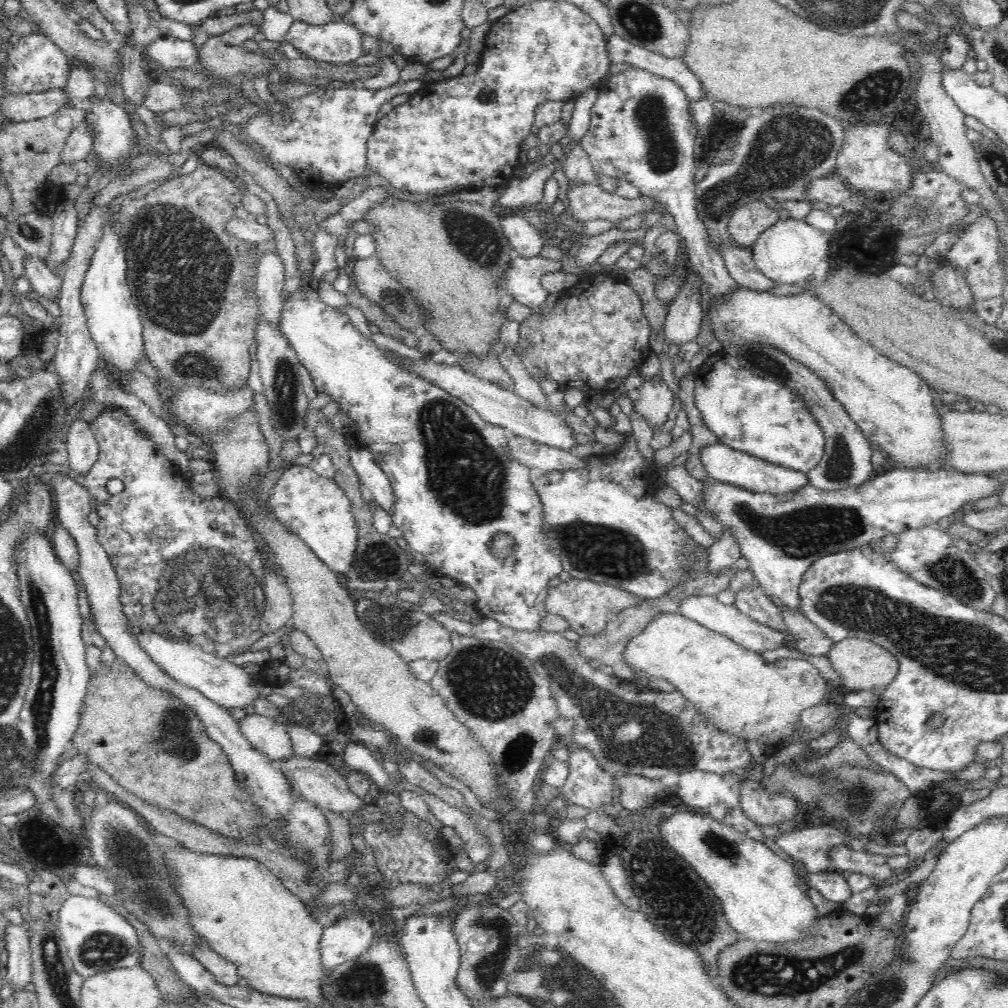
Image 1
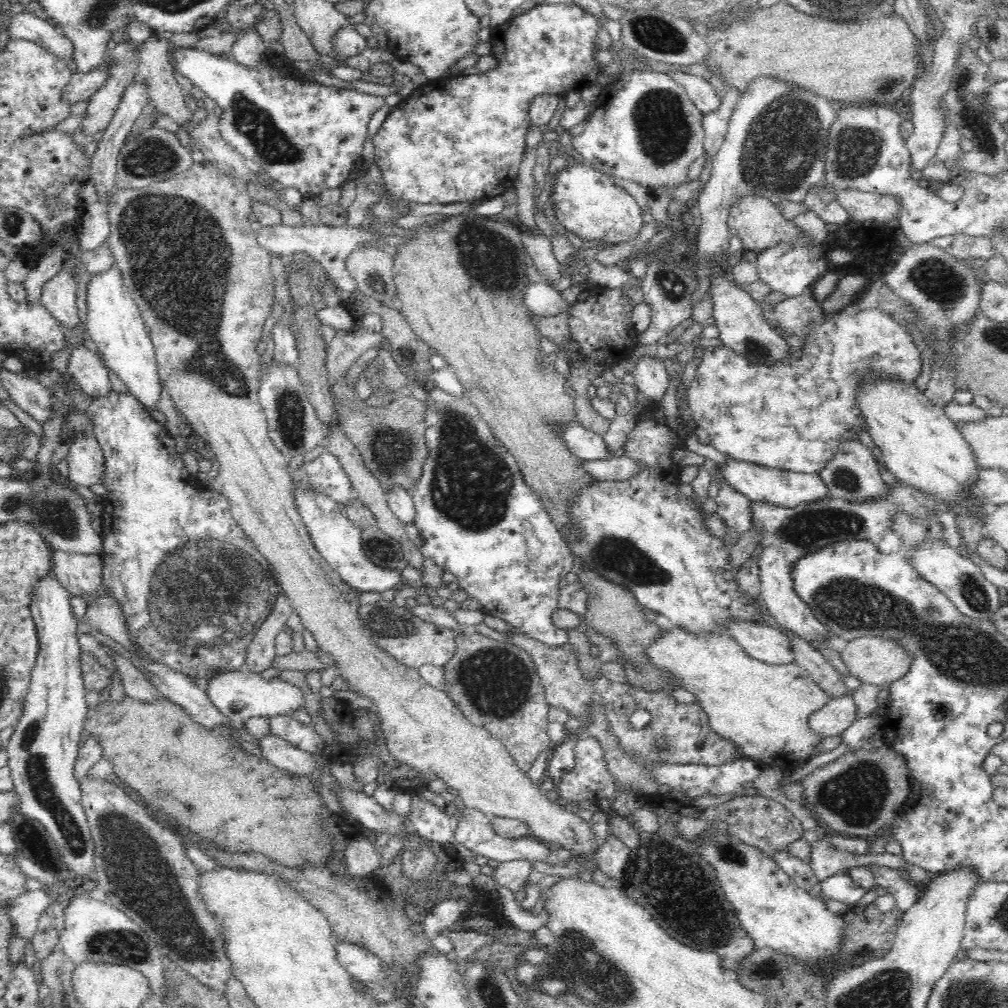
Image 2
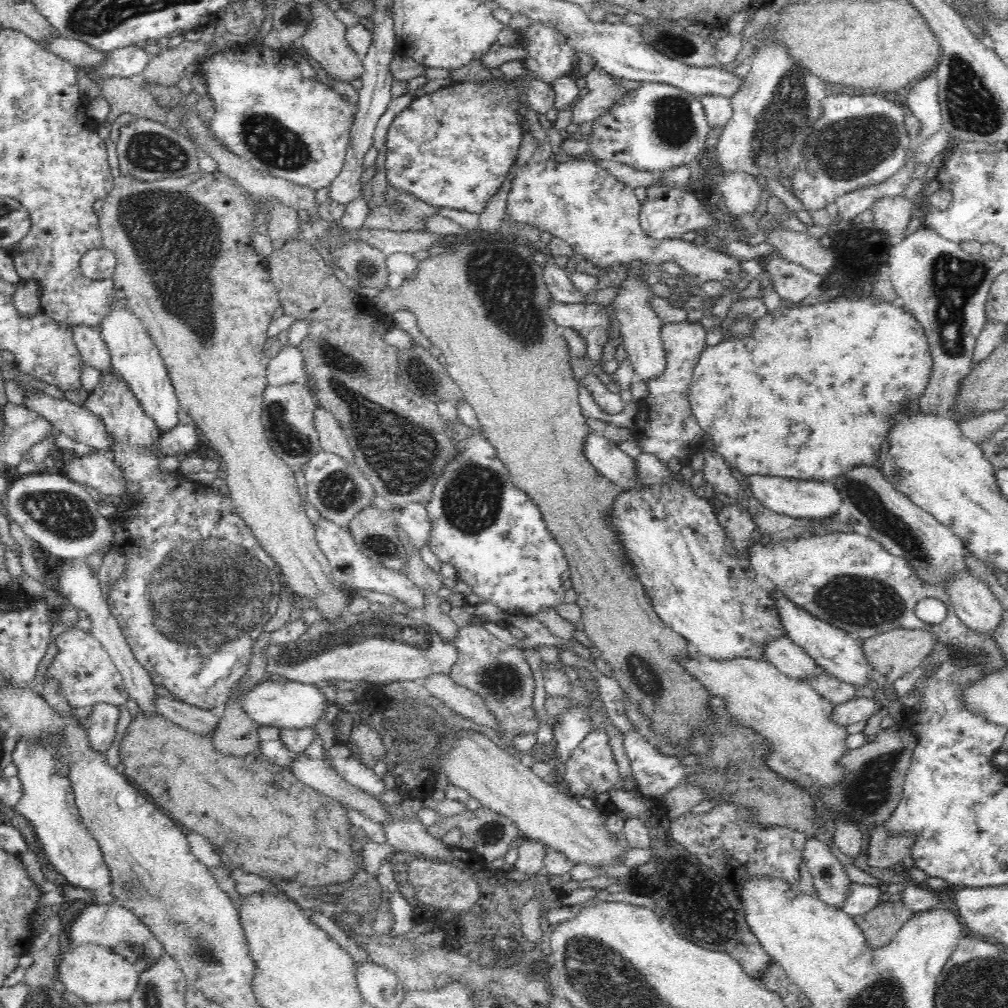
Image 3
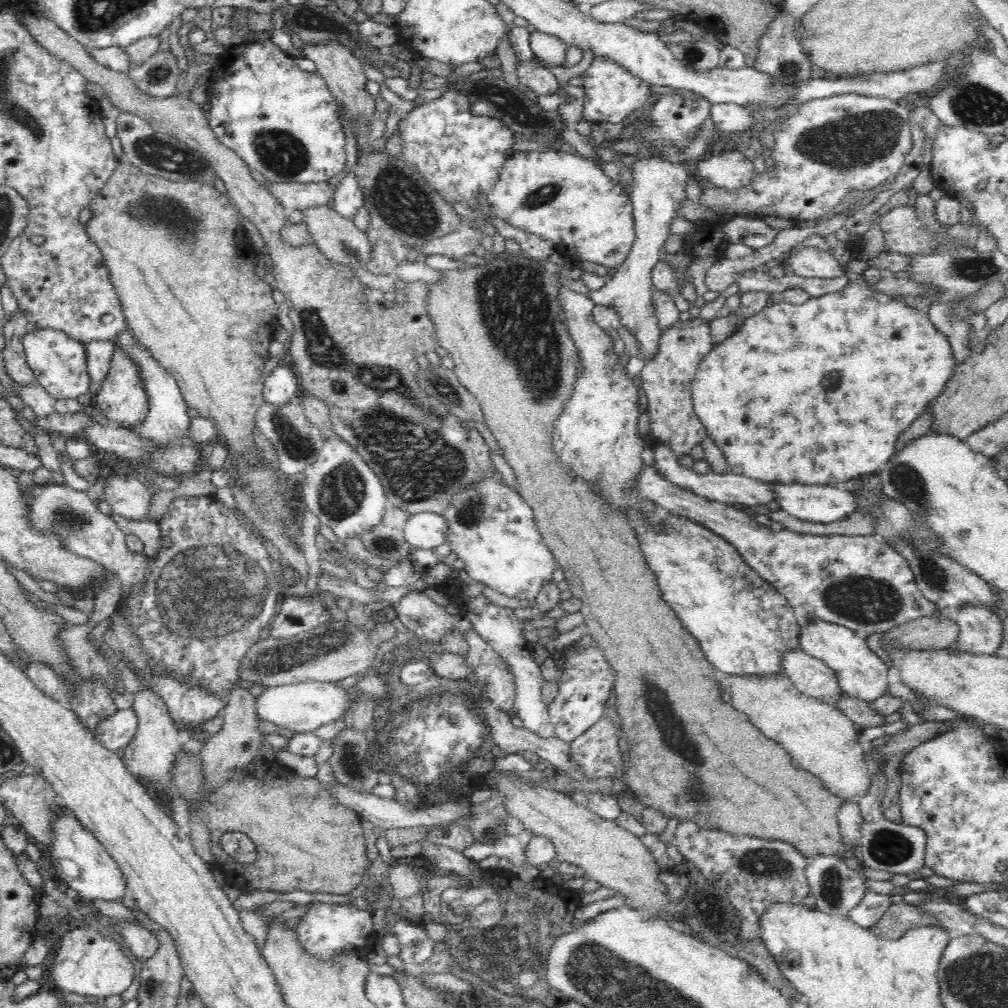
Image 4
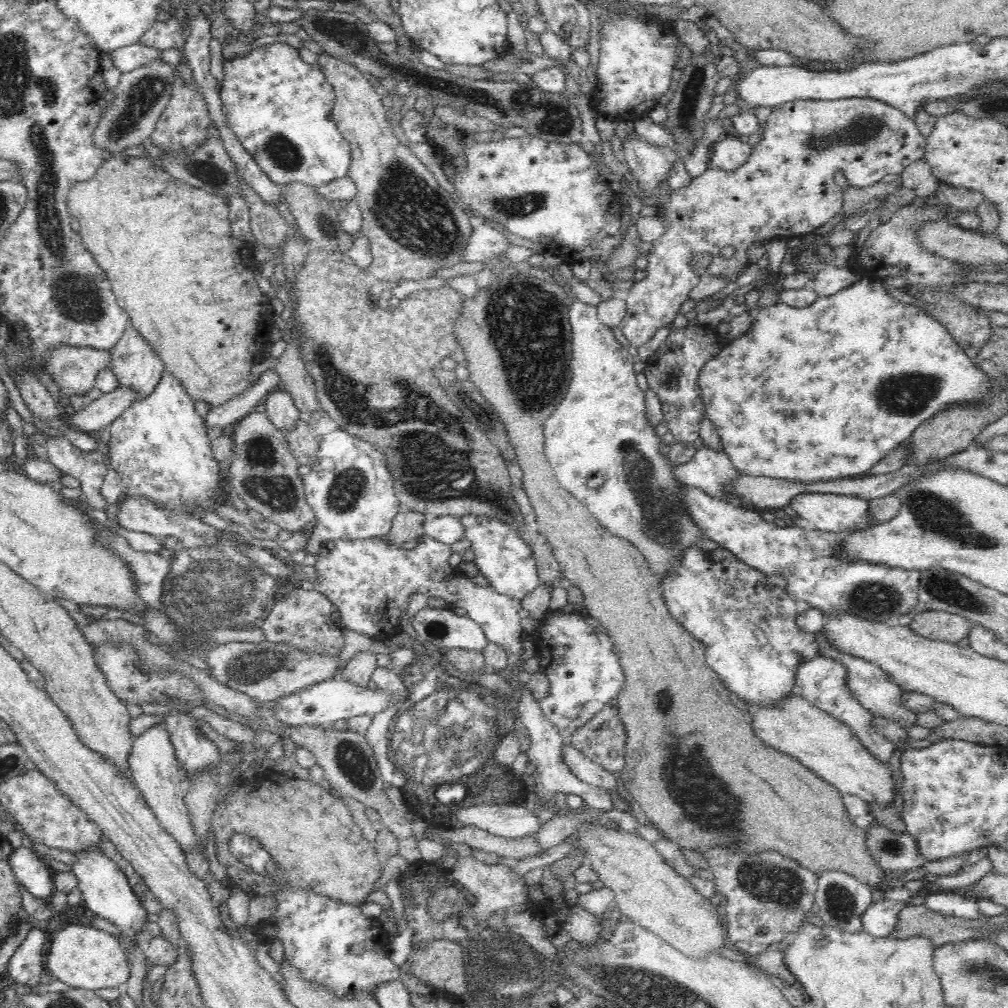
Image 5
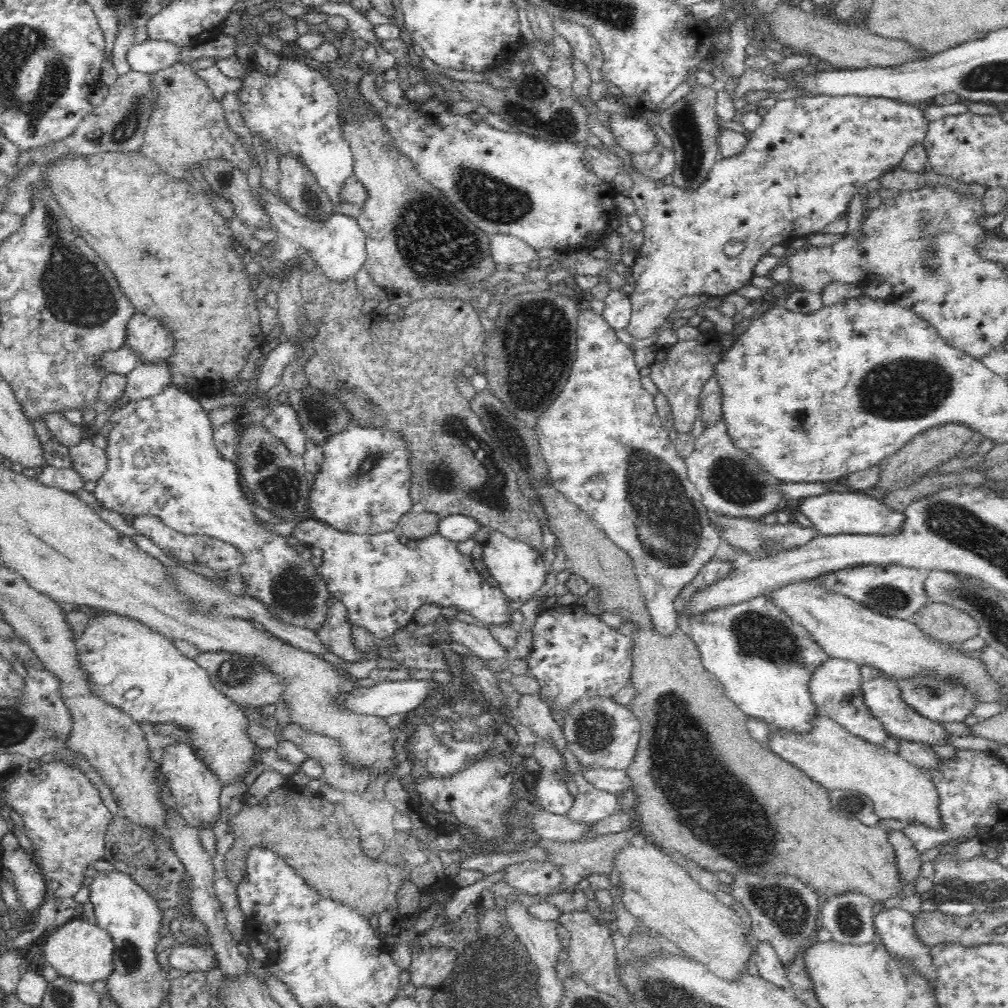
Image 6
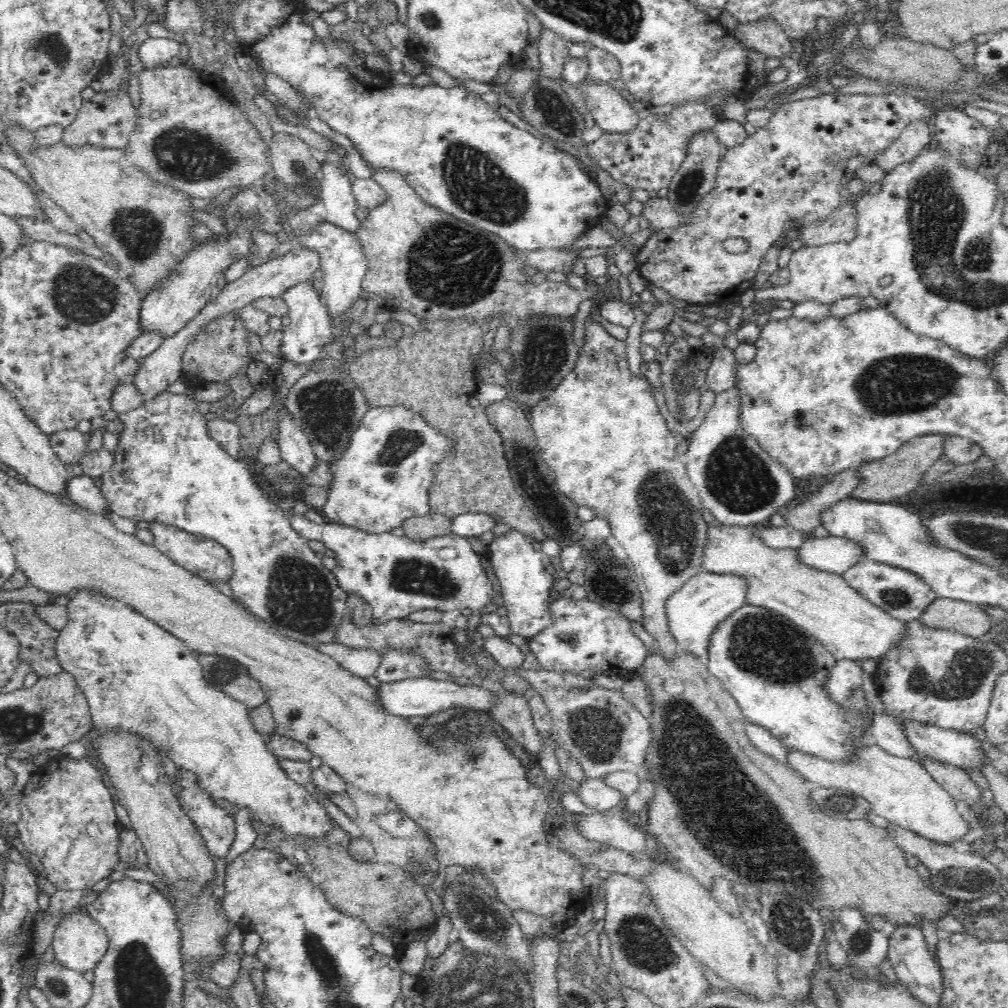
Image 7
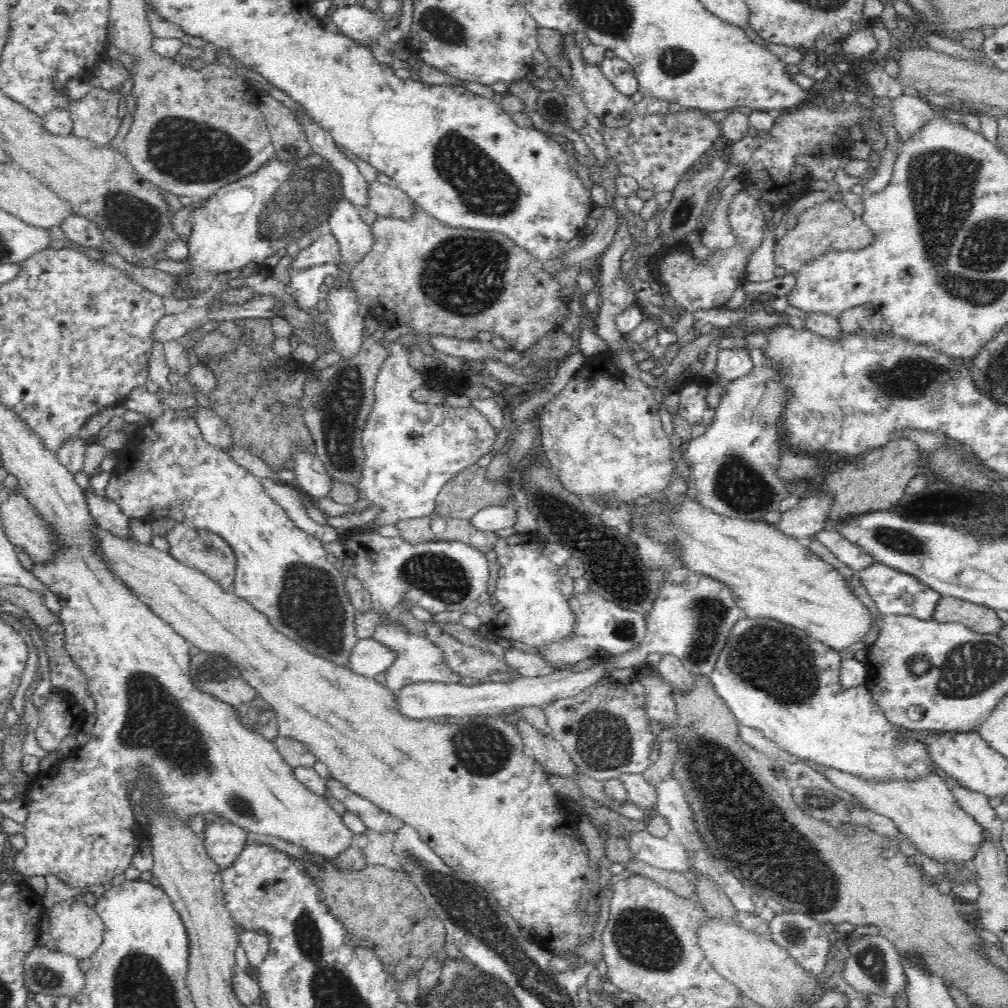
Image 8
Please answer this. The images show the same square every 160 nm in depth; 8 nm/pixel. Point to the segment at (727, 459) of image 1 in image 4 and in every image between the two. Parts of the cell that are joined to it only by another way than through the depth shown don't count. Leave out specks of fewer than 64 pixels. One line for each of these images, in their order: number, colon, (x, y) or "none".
2: (786, 489)
3: (801, 499)
4: (816, 503)

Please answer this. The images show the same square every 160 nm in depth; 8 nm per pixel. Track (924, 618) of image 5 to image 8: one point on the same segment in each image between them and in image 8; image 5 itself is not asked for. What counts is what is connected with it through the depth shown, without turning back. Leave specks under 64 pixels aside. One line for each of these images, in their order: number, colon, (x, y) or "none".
6: (944, 622)
7: (969, 618)
8: (983, 619)

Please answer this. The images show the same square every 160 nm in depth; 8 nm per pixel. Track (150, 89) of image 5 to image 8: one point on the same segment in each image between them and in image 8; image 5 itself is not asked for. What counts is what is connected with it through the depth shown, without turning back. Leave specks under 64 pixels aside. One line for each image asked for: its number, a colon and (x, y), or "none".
6: (118, 124)
7: (106, 120)
8: (95, 117)

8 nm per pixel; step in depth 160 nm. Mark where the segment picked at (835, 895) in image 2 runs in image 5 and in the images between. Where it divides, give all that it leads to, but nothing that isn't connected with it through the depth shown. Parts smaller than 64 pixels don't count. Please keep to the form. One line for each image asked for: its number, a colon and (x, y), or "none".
3: (863, 899)
4: (873, 907)
5: (883, 916)

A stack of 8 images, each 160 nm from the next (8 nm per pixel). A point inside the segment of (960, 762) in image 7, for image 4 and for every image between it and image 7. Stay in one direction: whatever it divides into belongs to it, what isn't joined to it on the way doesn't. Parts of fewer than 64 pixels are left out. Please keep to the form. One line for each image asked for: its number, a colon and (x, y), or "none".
4: (862, 674)
5: (872, 687)
6: (881, 695)

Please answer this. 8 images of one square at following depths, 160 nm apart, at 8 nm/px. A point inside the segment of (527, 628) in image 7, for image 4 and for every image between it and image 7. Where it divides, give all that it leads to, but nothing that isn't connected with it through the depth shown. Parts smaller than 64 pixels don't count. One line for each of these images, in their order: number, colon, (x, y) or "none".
4: (491, 528)
5: (500, 555)
6: (519, 568)

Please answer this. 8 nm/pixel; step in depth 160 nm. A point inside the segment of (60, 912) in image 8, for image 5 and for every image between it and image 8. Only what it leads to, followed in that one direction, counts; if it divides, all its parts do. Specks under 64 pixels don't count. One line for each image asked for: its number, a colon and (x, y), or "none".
5: (80, 955)
6: (82, 951)
7: (79, 942)

